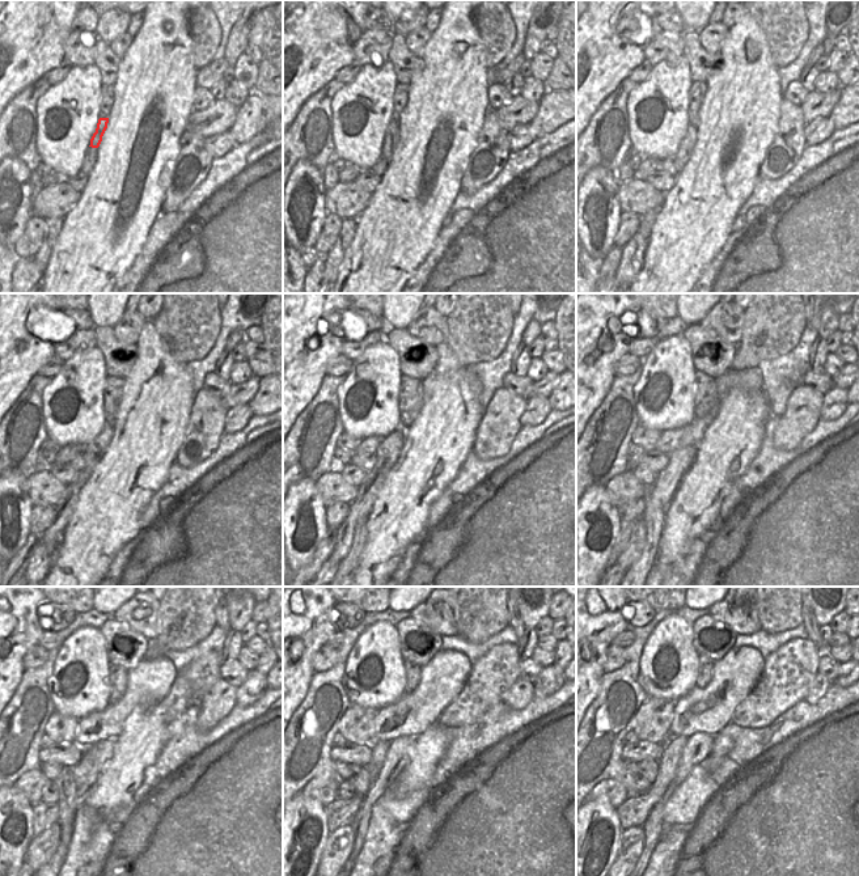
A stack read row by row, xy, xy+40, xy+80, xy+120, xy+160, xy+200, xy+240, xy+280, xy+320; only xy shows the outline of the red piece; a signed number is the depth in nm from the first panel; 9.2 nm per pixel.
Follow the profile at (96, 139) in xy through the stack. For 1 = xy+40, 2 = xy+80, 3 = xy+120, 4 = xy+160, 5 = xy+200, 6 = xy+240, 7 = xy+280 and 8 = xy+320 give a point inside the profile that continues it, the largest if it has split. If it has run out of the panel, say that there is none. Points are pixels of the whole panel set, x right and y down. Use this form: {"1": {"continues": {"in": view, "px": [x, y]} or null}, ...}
{"1": {"continues": {"in": "xy+40", "px": [392, 136]}}, "2": {"continues": {"in": "xy+80", "px": [686, 146]}}, "3": {"continues": {"in": "xy+120", "px": [92, 453]}}, "4": {"continues": {"in": "xy+160", "px": [389, 449]}}, "5": {"continues": {"in": "xy+200", "px": [680, 460]}}, "6": {"continues": {"in": "xy+240", "px": [42, 847]}}, "7": {"continues": {"in": "xy+280", "px": [338, 847]}}, "8": {"continues": {"in": "xy+320", "px": [633, 839]}}}

